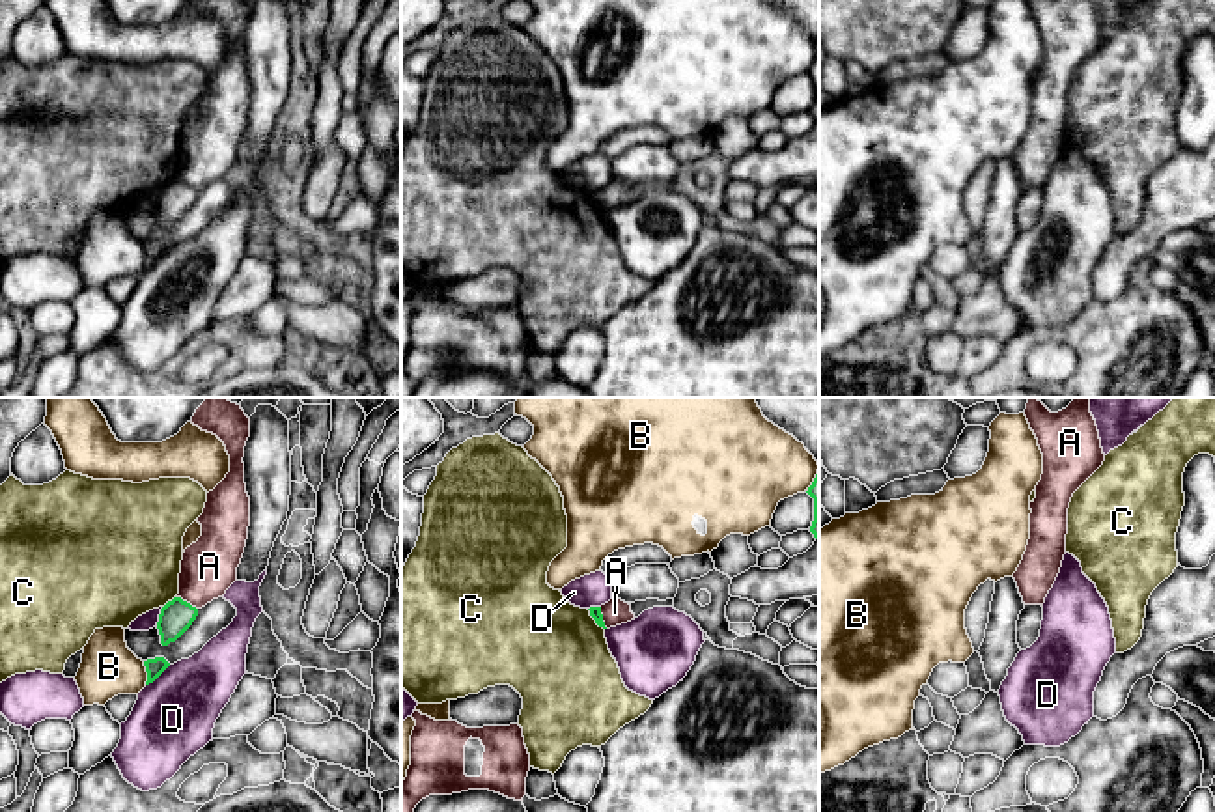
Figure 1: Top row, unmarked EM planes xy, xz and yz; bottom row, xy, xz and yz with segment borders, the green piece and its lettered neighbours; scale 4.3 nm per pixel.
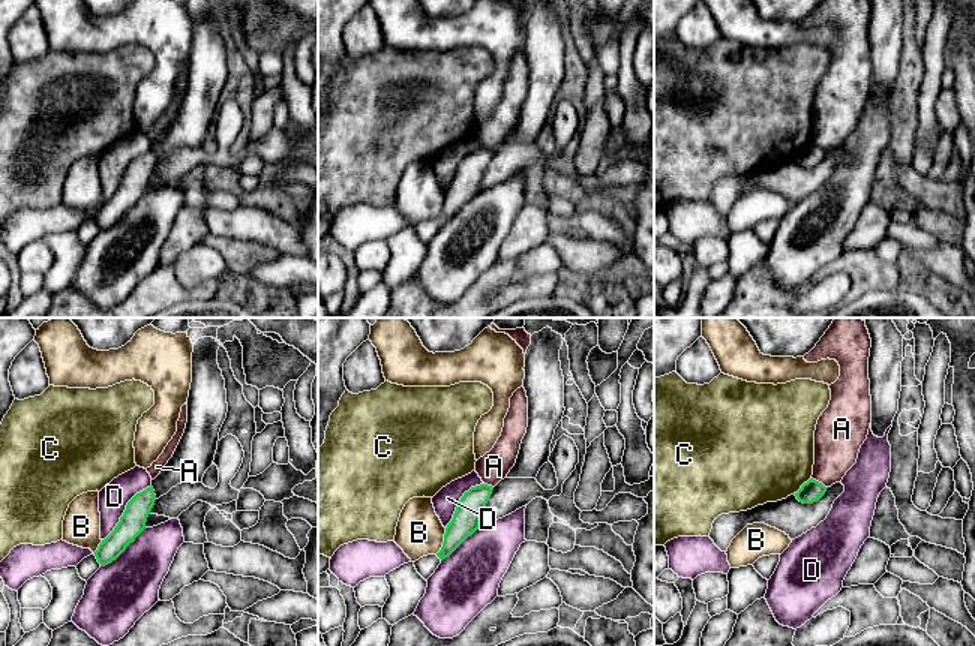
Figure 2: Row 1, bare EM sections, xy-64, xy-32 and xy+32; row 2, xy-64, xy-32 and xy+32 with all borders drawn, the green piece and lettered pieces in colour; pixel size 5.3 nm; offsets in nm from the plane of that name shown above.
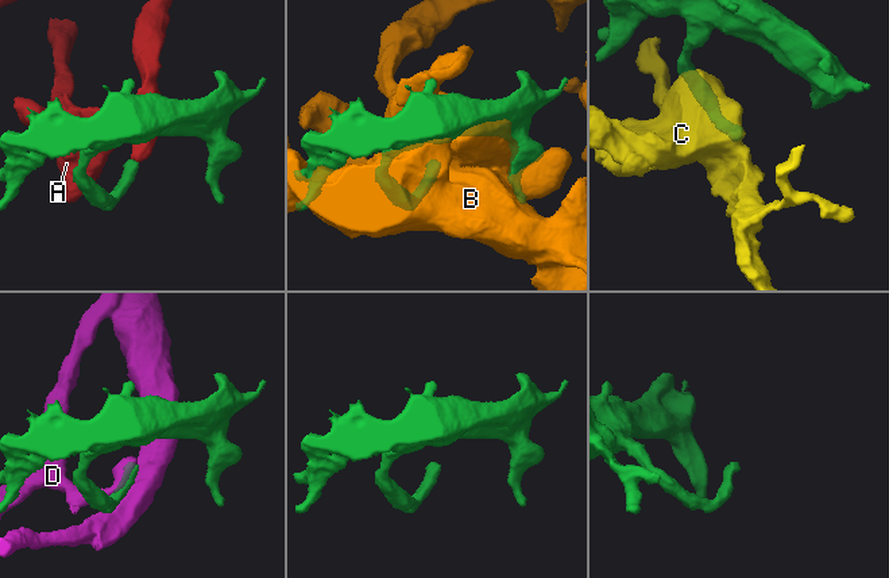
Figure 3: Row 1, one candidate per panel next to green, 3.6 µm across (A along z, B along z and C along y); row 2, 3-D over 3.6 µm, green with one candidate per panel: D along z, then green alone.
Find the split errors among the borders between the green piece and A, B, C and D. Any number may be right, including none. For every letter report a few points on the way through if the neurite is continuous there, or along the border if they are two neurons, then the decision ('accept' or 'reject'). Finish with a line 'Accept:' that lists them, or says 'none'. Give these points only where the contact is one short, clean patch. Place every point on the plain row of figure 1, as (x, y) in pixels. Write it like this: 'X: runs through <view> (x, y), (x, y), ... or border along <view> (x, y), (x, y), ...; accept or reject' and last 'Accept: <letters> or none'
A: border along xz (600, 189), (607, 210); reject
B: reject
C: reject
D: reject
Accept: none

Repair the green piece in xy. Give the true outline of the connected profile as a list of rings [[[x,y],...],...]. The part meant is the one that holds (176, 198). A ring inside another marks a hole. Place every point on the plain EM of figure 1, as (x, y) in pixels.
[[[181,179],[168,183],[159,196],[157,211],[161,217],[161,226],[168,228],[175,224],[196,202],[198,190]]]

